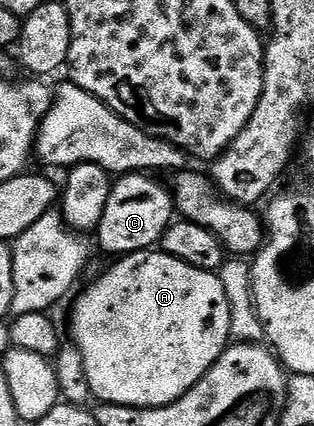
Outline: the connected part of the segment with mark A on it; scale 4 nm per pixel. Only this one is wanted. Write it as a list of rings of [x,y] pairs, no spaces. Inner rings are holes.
[[[160,248],[150,250],[139,250],[133,254],[125,254],[117,257],[116,262],[97,282],[92,282],[84,291],[81,289],[75,295],[76,303],[72,306],[72,338],[71,341],[82,354],[82,364],[86,366],[86,380],[90,380],[93,399],[101,403],[109,402],[119,406],[137,406],[139,410],[153,410],[155,406],[169,406],[171,402],[176,402],[202,376],[206,376],[208,369],[222,357],[224,351],[230,345],[232,333],[230,332],[230,300],[226,300],[226,288],[222,284],[219,273],[210,270],[200,270],[192,267],[170,254],[165,254]]]

